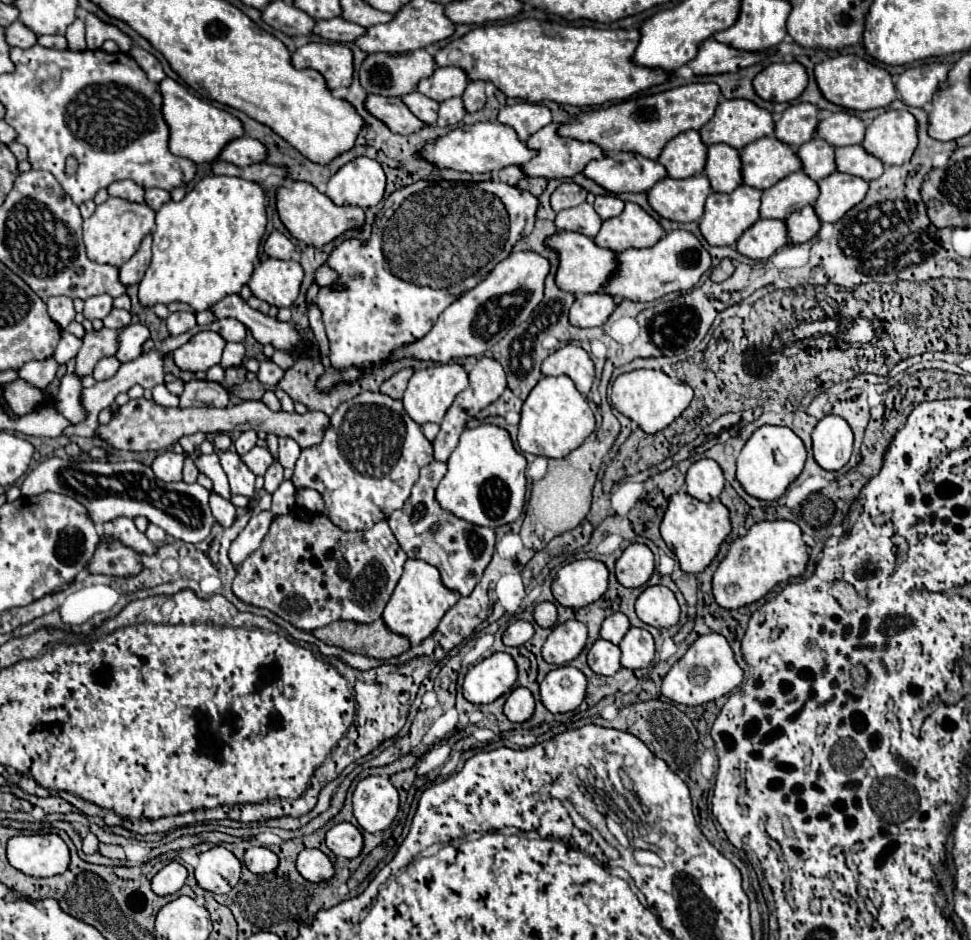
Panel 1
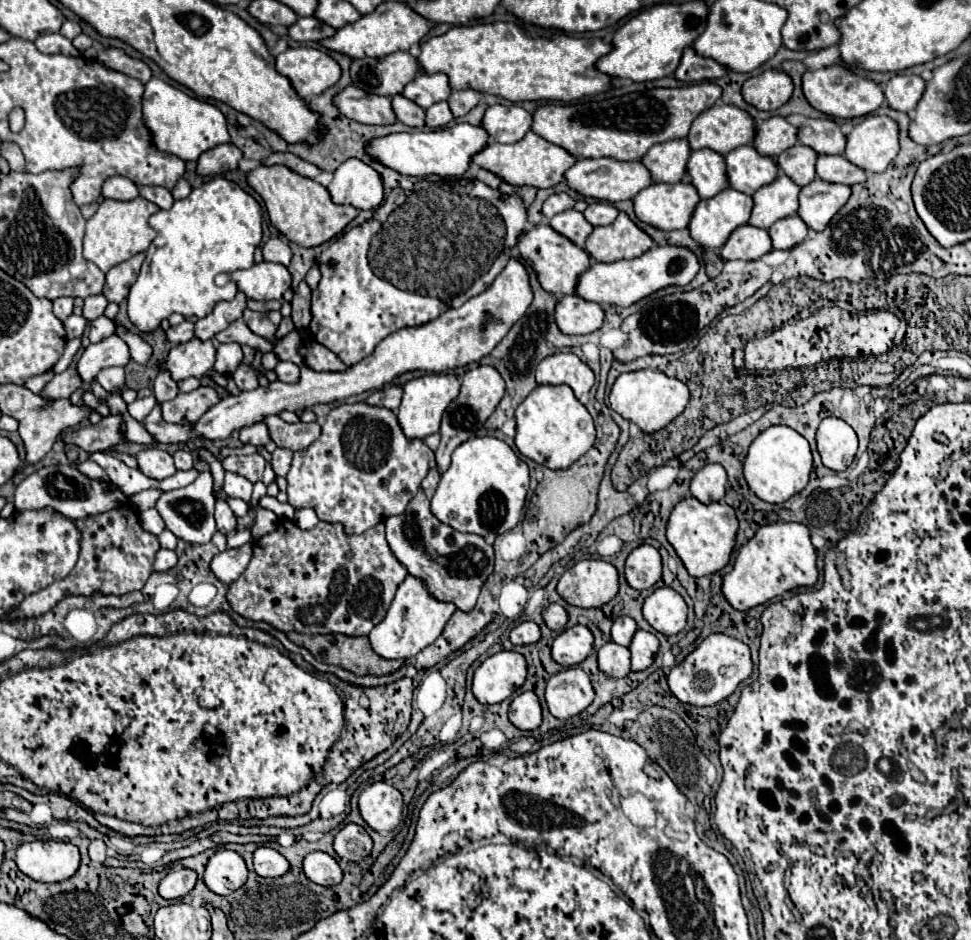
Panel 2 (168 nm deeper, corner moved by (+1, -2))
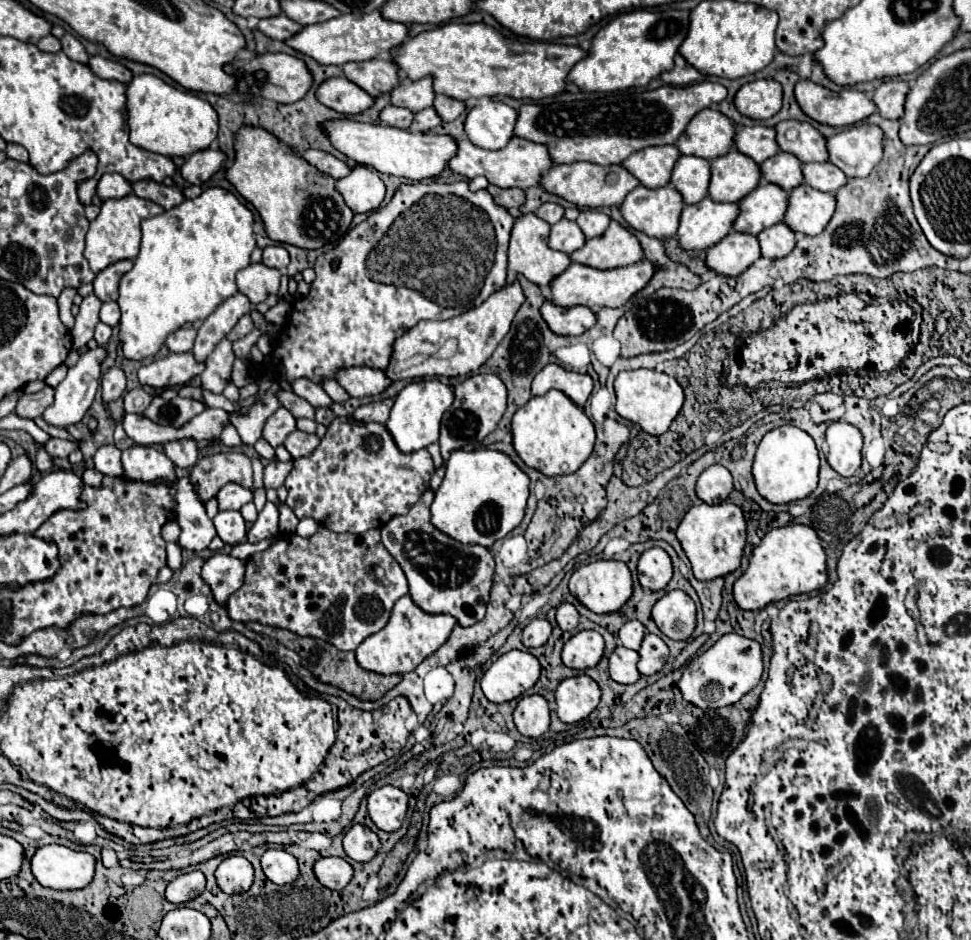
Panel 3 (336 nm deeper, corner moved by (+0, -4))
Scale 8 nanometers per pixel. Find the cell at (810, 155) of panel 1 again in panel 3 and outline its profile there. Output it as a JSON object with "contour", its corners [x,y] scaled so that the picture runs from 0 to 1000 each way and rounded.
{"contour":[[[801,162],[797,168],[791,168],[789,172],[785,172],[783,181],[785,181],[785,189],[789,194],[797,194],[812,204],[816,200],[828,196],[826,172],[814,162]]]}

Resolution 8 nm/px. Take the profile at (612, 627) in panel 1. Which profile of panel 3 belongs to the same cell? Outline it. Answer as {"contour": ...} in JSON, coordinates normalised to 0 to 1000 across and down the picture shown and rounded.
{"contour":[[[649,660],[645,662],[639,672],[636,672],[636,681],[643,689],[649,689],[649,691],[657,691],[659,689],[659,683],[663,679],[663,664],[657,662],[657,660]]]}

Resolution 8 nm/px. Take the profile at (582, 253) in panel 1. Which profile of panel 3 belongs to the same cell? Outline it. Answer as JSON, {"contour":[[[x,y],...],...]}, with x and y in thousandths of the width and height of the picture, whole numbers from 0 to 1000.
{"contour":[[[538,228],[536,232],[531,232],[525,253],[525,268],[523,268],[525,289],[540,291],[546,300],[554,304],[566,304],[566,298],[575,296],[589,281],[589,277],[585,270],[568,266],[564,262],[564,253],[566,253],[566,238],[554,232],[552,228]]]}

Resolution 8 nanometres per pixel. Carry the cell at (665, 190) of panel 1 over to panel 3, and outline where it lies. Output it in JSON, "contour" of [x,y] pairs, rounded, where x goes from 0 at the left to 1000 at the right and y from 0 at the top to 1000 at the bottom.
{"contour":[[[657,198],[643,211],[639,223],[651,243],[667,251],[692,253],[698,247],[704,213],[694,198],[676,202]]]}

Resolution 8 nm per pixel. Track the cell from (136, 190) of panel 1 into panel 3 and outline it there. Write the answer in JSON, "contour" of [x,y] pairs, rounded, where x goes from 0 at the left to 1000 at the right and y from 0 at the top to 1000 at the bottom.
{"contour":[[[107,185],[101,194],[101,211],[128,211],[136,206],[136,196],[124,185]]]}

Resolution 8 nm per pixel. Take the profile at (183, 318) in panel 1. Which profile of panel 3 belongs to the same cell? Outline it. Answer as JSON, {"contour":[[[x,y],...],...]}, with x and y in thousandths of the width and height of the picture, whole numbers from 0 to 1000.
{"contour":[[[185,349],[171,360],[171,368],[175,370],[175,374],[196,374],[200,368],[200,360],[202,360],[200,349],[194,349],[194,351]]]}

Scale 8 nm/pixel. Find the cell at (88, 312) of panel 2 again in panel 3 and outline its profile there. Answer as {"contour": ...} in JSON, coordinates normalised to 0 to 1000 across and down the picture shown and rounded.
{"contour":[[[93,313],[93,315],[89,315],[89,317],[84,319],[82,332],[80,332],[80,336],[78,336],[78,345],[76,345],[74,353],[72,353],[72,355],[74,355],[74,364],[76,364],[76,372],[87,370],[87,368],[95,362],[97,349],[99,349],[99,345],[103,343],[103,340],[101,340],[103,326],[105,326],[105,321],[103,321],[101,315],[97,315],[97,313]]]}

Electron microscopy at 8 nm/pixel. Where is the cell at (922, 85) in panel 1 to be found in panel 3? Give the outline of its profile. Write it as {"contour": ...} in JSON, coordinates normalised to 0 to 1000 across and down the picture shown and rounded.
{"contour":[[[927,83],[925,85],[912,85],[902,94],[898,106],[910,126],[925,128],[931,121],[931,111],[933,111],[935,98],[937,98],[935,87],[931,87]]]}

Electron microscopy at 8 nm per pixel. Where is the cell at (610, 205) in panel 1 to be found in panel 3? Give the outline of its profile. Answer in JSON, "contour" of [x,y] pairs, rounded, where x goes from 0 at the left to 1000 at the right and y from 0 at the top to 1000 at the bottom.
{"contour":[[[599,223],[593,236],[599,243],[599,247],[604,249],[604,253],[612,253],[612,251],[618,251],[626,243],[628,230],[624,230],[618,223]]]}

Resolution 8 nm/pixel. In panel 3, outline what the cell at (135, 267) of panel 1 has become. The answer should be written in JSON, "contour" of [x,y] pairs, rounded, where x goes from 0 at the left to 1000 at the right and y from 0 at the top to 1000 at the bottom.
{"contour":[[[124,277],[113,281],[111,285],[107,285],[103,291],[99,291],[97,298],[97,313],[105,319],[105,321],[119,321],[122,319],[122,302],[124,296],[138,283],[136,277]]]}

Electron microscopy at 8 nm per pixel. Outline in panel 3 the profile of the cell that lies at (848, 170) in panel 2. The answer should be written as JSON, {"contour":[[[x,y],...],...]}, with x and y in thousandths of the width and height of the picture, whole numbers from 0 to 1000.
{"contour":[[[834,172],[826,177],[826,183],[830,196],[847,204],[861,204],[873,194],[873,187],[857,172]]]}

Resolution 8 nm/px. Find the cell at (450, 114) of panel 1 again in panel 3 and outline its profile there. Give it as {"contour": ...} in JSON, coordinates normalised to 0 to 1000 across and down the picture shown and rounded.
{"contour":[[[443,113],[443,115],[437,115],[435,119],[426,121],[426,130],[424,130],[422,138],[424,140],[441,140],[441,138],[453,134],[453,132],[455,132],[453,121]]]}

